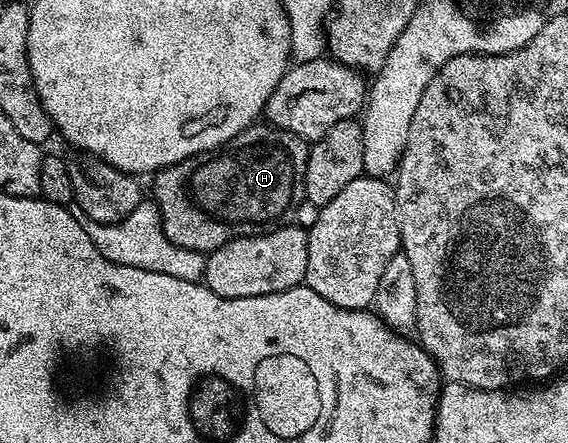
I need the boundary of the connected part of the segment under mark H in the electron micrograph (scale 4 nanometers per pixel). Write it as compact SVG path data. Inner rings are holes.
M258 121L244 128L240 134L223 143L221 147L206 151L203 155L194 155L153 172L154 195L152 201L157 205L162 218L162 228L169 239L193 251L209 253L235 235L252 235L277 224L284 215L289 216L304 200L304 173L310 156L307 140L293 135L285 127L271 127ZM194 202L198 207L190 207L178 215L178 207L186 207Z

